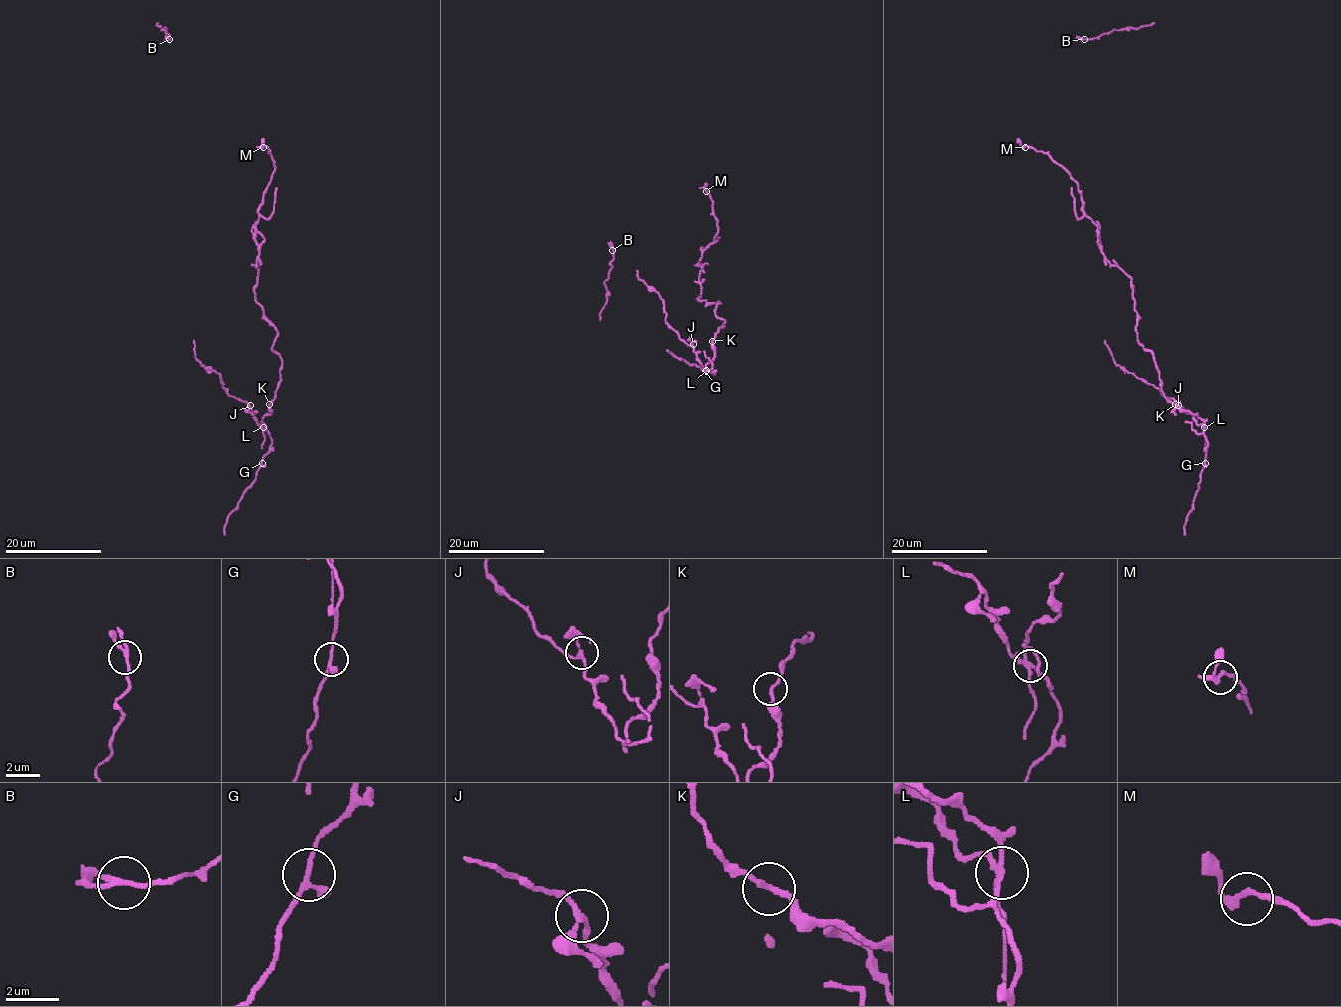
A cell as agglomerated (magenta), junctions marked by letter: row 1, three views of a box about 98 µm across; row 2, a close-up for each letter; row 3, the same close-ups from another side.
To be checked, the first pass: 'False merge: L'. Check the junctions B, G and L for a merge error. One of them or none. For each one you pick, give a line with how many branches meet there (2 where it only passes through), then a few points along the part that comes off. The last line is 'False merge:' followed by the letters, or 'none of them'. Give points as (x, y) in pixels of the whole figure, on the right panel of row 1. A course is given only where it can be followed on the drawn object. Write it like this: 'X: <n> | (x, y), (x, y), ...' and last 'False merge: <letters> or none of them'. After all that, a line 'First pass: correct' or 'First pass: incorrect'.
L: 4 | (1205, 427), (1162, 390), (1154, 359), (1136, 335), (1133, 286), (1104, 256), (1078, 184), (1017, 138)
False merge: L
First pass: correct

